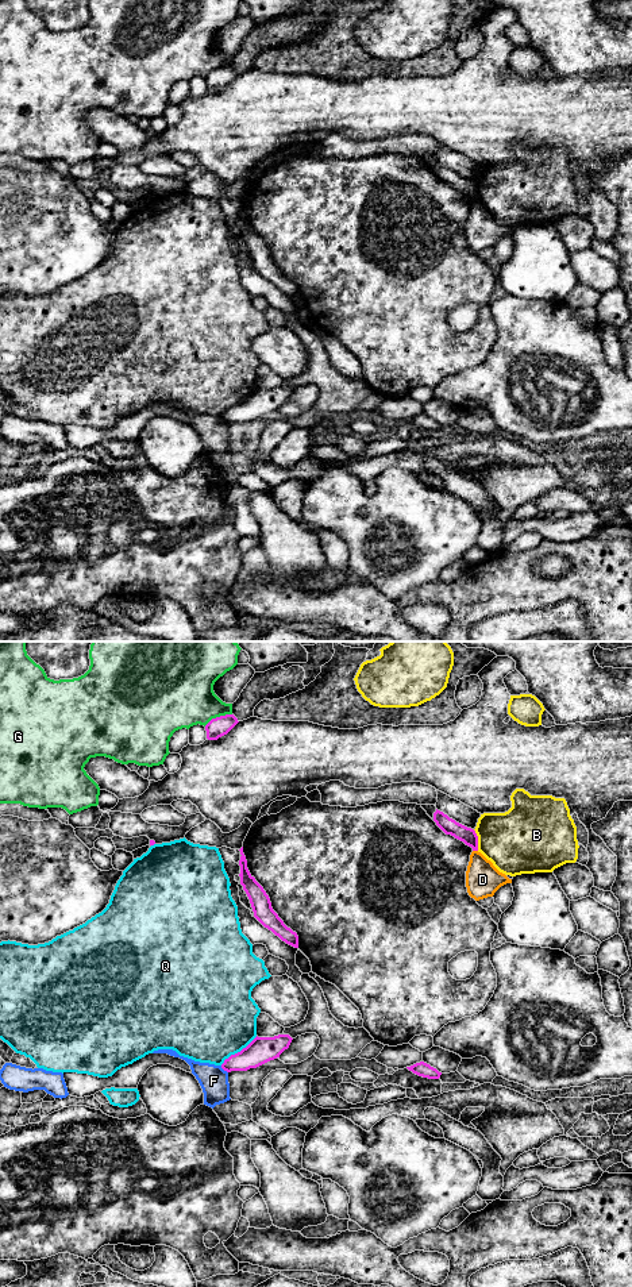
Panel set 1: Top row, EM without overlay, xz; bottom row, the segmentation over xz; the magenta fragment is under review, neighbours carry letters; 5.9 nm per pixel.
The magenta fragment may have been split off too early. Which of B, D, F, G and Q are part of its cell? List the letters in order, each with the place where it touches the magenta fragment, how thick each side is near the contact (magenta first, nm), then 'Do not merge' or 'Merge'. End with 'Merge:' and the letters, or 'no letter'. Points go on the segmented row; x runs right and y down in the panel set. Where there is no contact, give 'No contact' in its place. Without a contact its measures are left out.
B: Touches magenta at xz (477, 840). Thickness 100 nm (magenta) against 380 nm. Do not merge
D: Touches magenta at xz (476, 850). Thickness 100 nm (magenta) against 200 nm. Do not merge
F: Touches magenta at xz (224, 1070). Thickness 160 nm (magenta) against 170 nm. Do not merge
G: Touches magenta at xz (218, 717). Thickness 120 nm (magenta) against 380 nm. Do not merge
Q: Touches magenta at xz (238, 1052). Thickness 160 nm (magenta) against 480 nm. Do not merge
Merge: no letter

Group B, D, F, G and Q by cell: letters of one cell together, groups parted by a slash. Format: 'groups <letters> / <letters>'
groups B / D / F / G / Q

